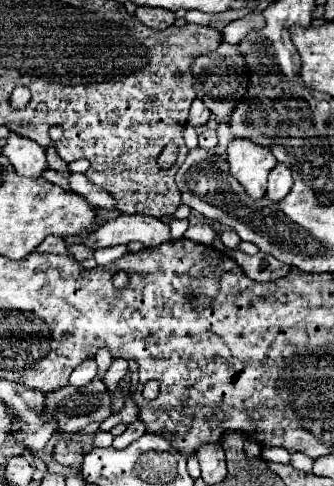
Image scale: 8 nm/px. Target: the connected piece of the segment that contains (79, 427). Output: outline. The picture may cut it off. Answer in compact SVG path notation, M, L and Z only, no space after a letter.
M99 378L85 388L65 386L45 396L45 414L57 422L57 432L61 434L95 434L99 424L111 414L111 392Z

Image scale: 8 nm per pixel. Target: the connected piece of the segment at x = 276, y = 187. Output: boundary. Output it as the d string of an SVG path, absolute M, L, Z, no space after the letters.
M277 164L271 172L269 172L269 186L267 186L267 196L271 200L281 200L289 194L289 190L293 188L293 176L291 176L291 168L287 164Z

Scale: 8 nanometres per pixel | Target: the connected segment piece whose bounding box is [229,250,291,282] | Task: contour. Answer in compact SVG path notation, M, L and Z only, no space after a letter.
M229 250L229 256L239 264L239 268L245 272L245 276L249 276L251 280L257 280L257 282L279 280L279 278L287 276L287 272L291 270L291 266L285 266L271 254L267 256L263 252L257 252L255 256L247 256L239 250Z

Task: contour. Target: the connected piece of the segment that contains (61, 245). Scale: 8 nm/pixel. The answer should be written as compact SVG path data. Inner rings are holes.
M47 236L47 238L43 240L43 244L39 244L35 250L37 250L37 252L59 254L59 256L67 256L67 254L69 254L69 252L67 252L67 246L65 246L65 242L63 242L63 238L59 238L59 236Z

